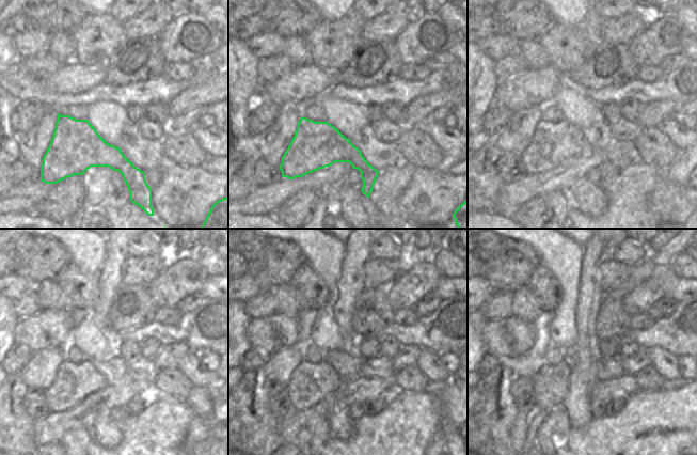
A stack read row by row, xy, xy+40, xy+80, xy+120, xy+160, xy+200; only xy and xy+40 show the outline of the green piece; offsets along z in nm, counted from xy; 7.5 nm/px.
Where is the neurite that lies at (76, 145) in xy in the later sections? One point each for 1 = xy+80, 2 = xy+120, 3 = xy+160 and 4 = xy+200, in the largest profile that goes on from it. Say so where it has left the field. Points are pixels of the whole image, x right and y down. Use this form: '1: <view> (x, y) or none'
1: xy+80 (553, 142)
2: xy+120 (73, 382)
3: xy+160 (310, 383)
4: xy+200 (551, 381)

